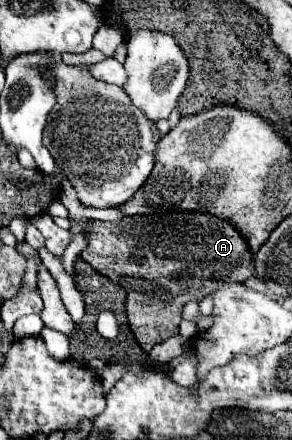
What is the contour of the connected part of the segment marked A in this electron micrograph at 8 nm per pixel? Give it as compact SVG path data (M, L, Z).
M170 212L150 216L124 216L120 222L92 220L88 234L88 248L82 258L100 274L126 290L126 314L132 334L144 352L150 352L156 344L178 334L182 320L182 308L190 300L202 300L204 296L222 288L228 282L246 282L254 276L252 250L246 238L220 216L208 212Z

